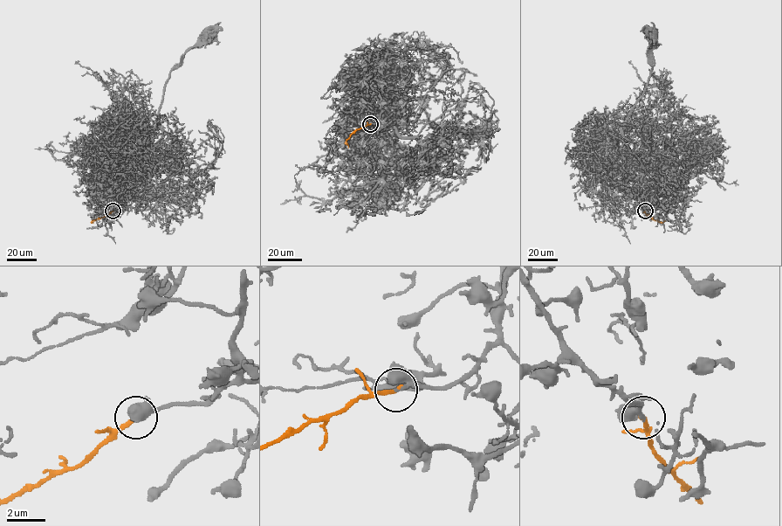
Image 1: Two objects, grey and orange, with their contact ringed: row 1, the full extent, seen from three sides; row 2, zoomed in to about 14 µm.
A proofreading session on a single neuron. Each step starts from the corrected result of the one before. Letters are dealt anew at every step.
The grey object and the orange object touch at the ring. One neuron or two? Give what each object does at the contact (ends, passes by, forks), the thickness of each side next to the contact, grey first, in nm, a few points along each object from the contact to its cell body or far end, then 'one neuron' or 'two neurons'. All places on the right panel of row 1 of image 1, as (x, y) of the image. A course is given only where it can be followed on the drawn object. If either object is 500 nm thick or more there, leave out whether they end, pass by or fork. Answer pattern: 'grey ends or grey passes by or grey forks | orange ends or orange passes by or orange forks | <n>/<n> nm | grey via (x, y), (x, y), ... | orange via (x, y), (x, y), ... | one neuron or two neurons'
grey passes by | orange ends | 140/240 nm | grey via (645, 211), (632, 191), (641, 176), (637, 148), (624, 136), (622, 128), (652, 69), (650, 32) | orange via (645, 211), (654, 220), (665, 221) | one neuron

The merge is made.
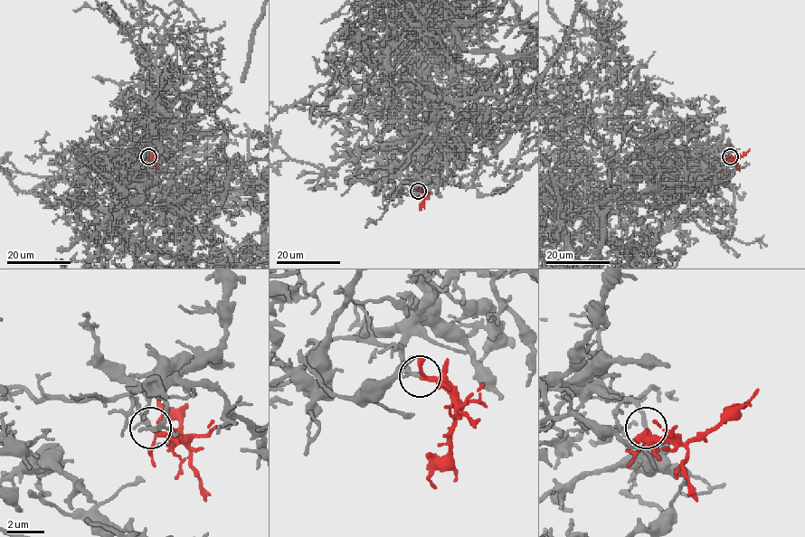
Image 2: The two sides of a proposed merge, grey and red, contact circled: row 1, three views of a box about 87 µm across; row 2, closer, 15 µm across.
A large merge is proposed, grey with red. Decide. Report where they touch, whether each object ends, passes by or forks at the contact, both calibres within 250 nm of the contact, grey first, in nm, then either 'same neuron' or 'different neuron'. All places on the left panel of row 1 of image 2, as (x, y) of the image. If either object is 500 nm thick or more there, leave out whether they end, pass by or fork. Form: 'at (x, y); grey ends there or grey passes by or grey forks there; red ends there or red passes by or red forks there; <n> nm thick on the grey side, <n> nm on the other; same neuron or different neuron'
at (148, 156); grey ends there; red passes by; 280 nm thick on the grey side, 170 nm on the other; same neuron

